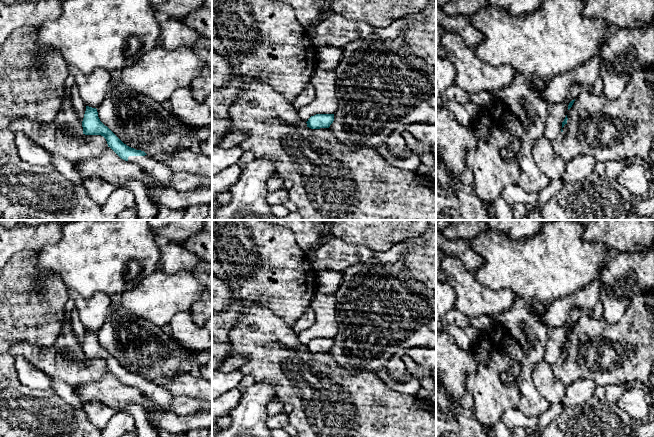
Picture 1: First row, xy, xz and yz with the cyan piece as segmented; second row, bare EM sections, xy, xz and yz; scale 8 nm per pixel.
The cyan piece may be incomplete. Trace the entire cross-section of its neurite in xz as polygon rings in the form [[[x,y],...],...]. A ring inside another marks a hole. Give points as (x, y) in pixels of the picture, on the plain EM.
[[[316,338],[311,340],[307,347],[307,351],[311,353],[329,352],[334,345],[334,338]]]

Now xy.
[[[86,330],[82,345],[83,358],[101,359],[110,371],[121,383],[137,388],[144,395],[152,399],[164,409],[170,409],[173,395],[165,388],[154,384],[144,375],[136,374],[124,368],[98,341],[96,332]]]

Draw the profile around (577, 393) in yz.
[[[591,379],[578,380],[566,386],[564,408],[581,405],[595,395],[597,384]]]

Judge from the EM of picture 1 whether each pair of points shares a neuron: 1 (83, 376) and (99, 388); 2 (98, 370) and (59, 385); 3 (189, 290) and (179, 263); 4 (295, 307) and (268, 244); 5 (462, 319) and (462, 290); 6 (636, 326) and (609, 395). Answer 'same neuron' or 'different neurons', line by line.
1: different neurons
2: different neurons
3: different neurons
4: same neuron
5: different neurons
6: different neurons

